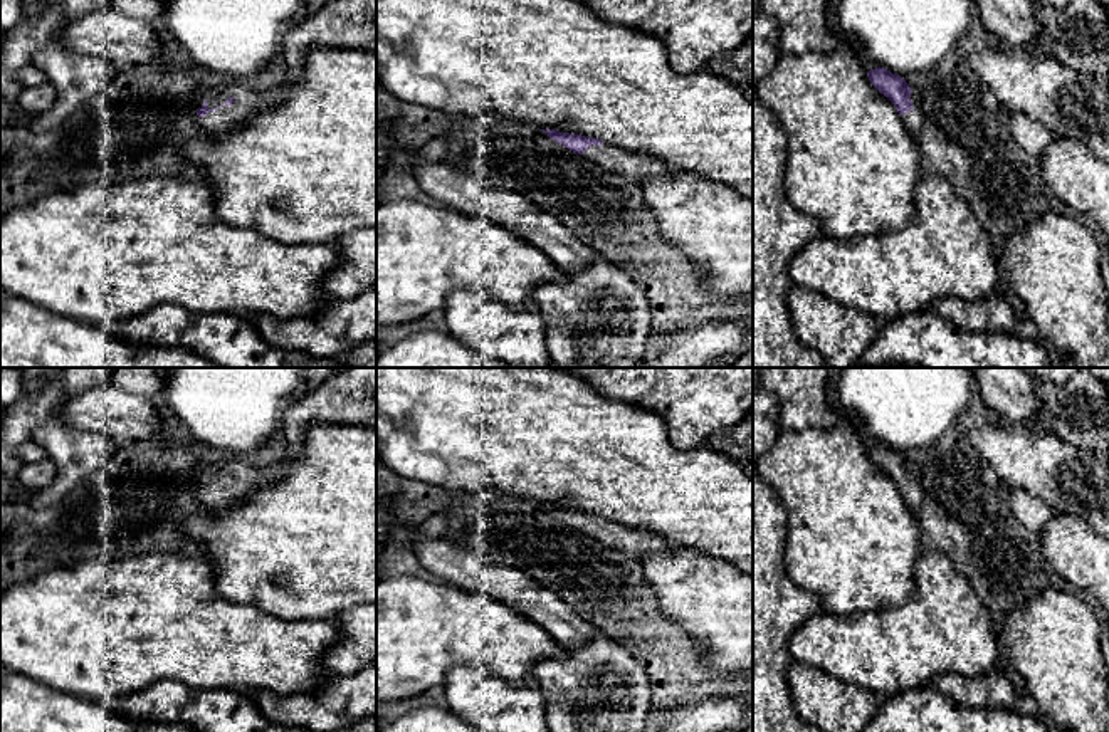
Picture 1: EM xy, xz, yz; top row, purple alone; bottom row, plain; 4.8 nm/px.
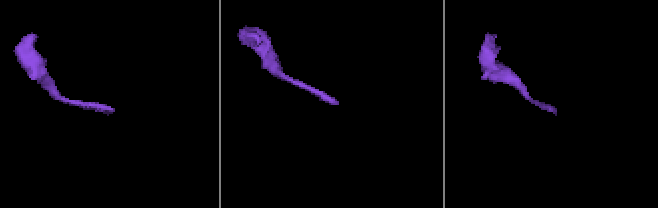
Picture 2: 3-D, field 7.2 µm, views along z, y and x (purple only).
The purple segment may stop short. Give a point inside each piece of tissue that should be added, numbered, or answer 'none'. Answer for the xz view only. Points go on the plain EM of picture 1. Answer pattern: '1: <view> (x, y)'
1: xz (637, 543)

